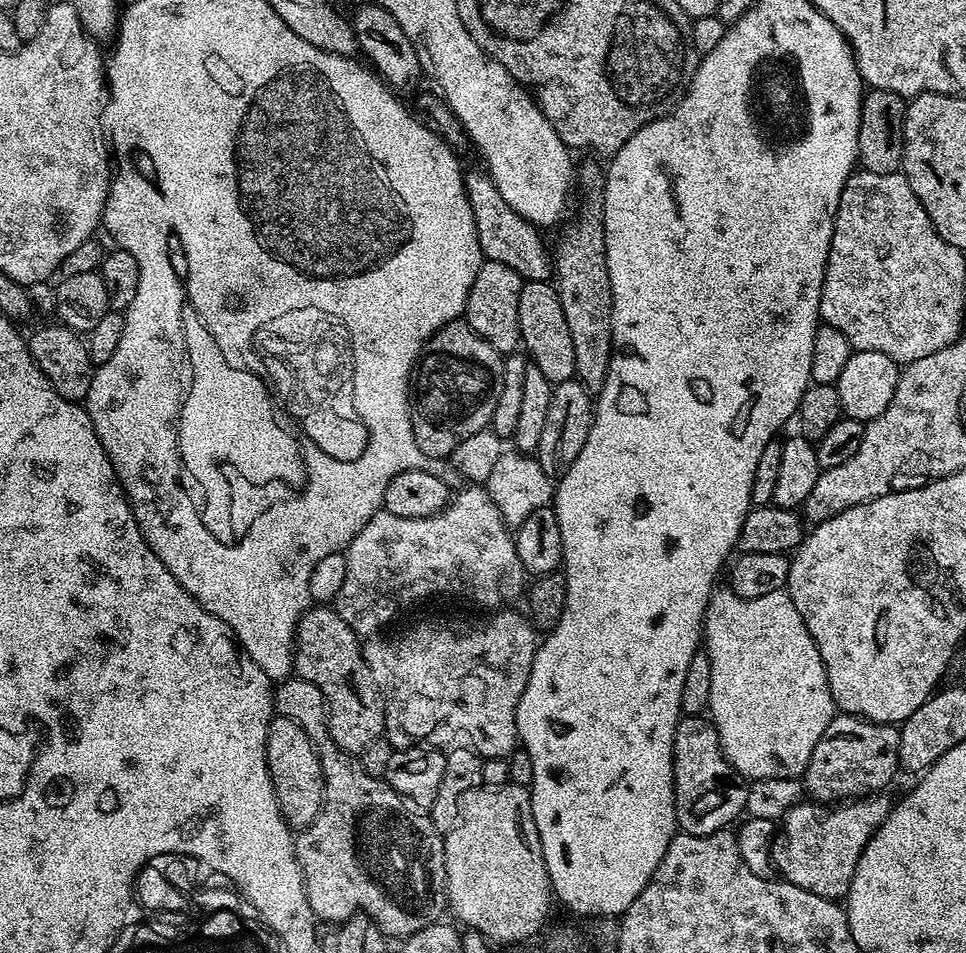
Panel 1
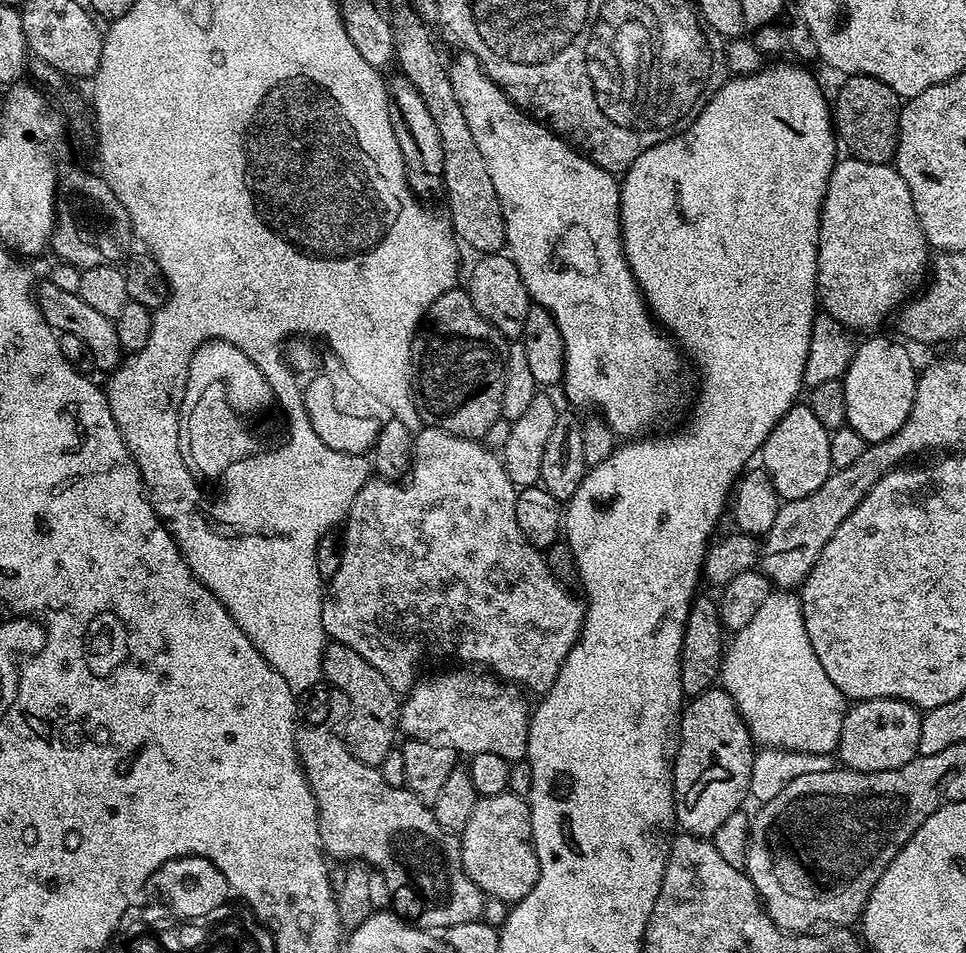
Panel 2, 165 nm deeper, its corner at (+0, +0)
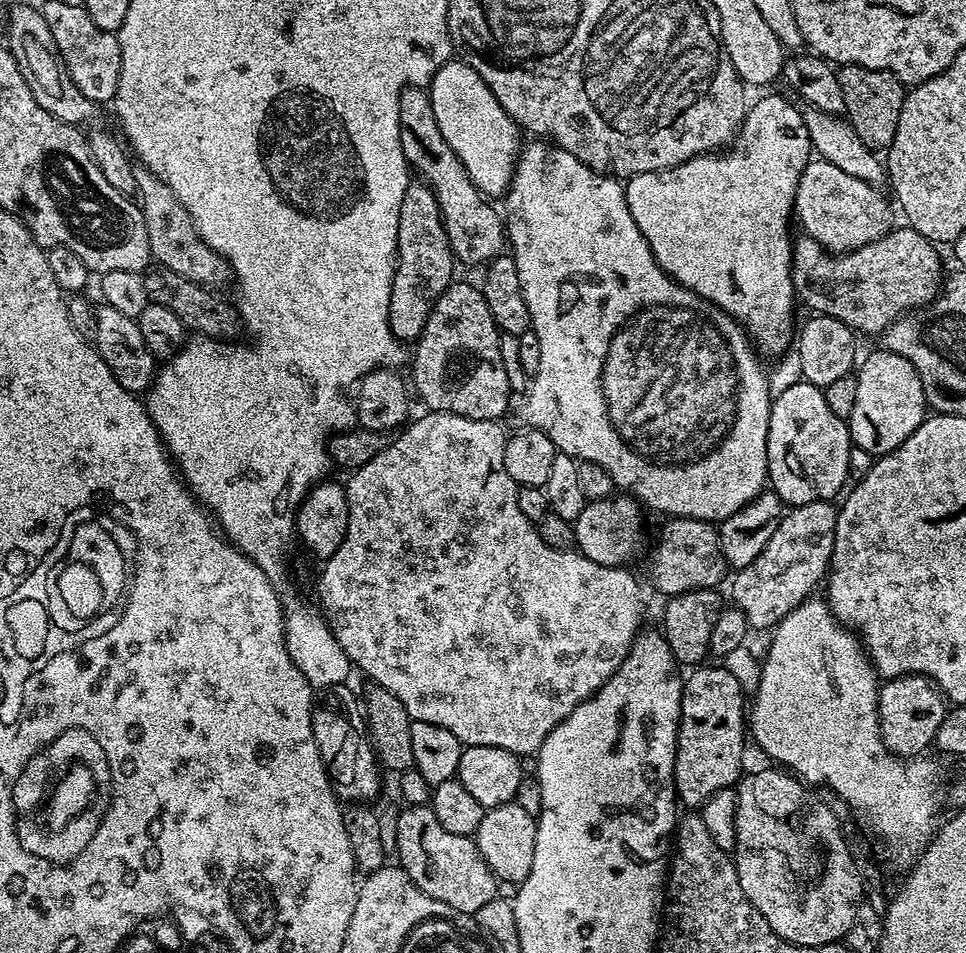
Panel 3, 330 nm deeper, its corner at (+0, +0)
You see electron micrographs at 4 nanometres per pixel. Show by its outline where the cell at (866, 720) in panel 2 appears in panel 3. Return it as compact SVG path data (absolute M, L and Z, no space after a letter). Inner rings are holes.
M894 676L880 686L880 736L885 746L901 758L916 758L936 743L938 726L946 711L946 697L927 676Z

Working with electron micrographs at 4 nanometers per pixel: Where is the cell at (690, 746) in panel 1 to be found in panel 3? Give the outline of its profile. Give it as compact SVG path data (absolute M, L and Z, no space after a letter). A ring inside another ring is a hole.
M700 666L692 677L685 679L680 694L680 729L676 731L676 765L674 787L679 803L696 810L716 792L731 788L744 772L742 754L746 747L746 697L737 679L723 666Z

